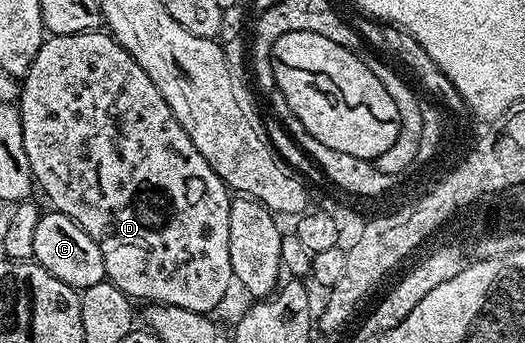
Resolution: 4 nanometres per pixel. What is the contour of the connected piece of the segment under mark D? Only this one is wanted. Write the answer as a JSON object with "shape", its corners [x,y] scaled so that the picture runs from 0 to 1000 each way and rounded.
{"shape":[[[187,87],[147,99],[95,102],[82,120],[78,140],[65,166],[57,204],[40,230],[40,259],[32,283],[36,335],[40,338],[40,385],[44,388],[44,429],[48,455],[55,455],[55,490],[65,539],[82,551],[82,566],[99,589],[110,621],[131,630],[149,659],[162,665],[170,688],[192,723],[192,746],[200,758],[200,793],[204,810],[230,851],[238,851],[251,875],[274,869],[274,883],[301,886],[305,892],[335,892],[337,898],[360,898],[360,910],[400,918],[410,910],[421,883],[421,869],[434,837],[440,796],[440,761],[436,758],[436,606],[442,569],[394,566],[400,542],[419,539],[413,501],[398,490],[390,455],[368,431],[368,408],[337,362],[337,338],[314,303],[314,280],[299,268],[299,245],[276,222],[276,204],[269,198],[246,152],[230,140],[210,96]]]}

